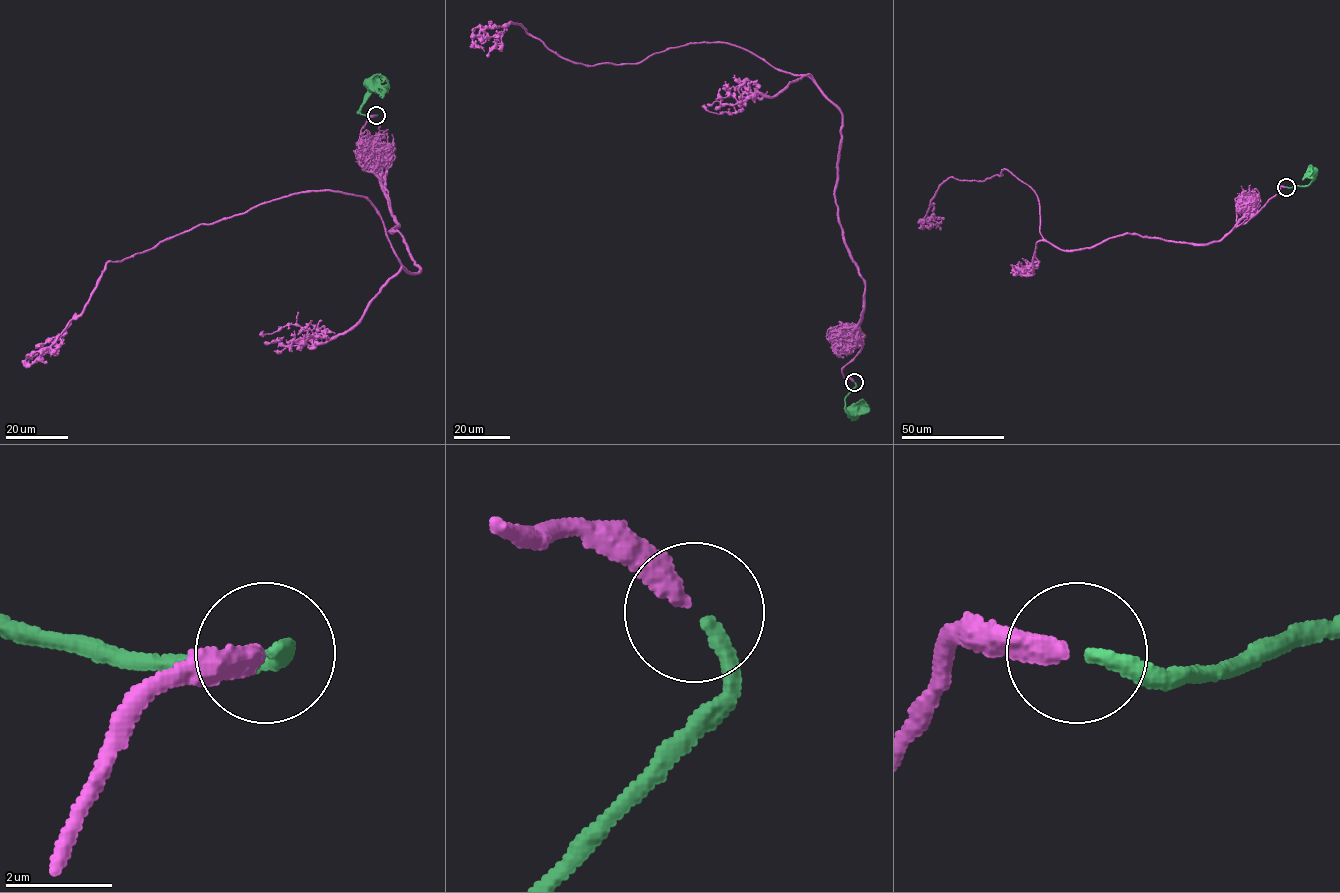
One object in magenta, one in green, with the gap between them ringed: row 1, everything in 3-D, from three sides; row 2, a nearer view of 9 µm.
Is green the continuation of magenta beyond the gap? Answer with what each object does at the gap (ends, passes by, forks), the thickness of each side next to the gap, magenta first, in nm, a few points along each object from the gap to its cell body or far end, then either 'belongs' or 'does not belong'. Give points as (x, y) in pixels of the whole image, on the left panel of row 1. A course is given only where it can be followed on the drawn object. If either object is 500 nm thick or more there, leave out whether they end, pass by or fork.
magenta ends; green ends; calibres 400 and 280 nm; course magenta (376, 115), (361, 137), (384, 163), (389, 230), (421, 270), (365, 198), (298, 192), (108, 262), (37, 354); course green (376, 115), (357, 111), (368, 84); belongs

